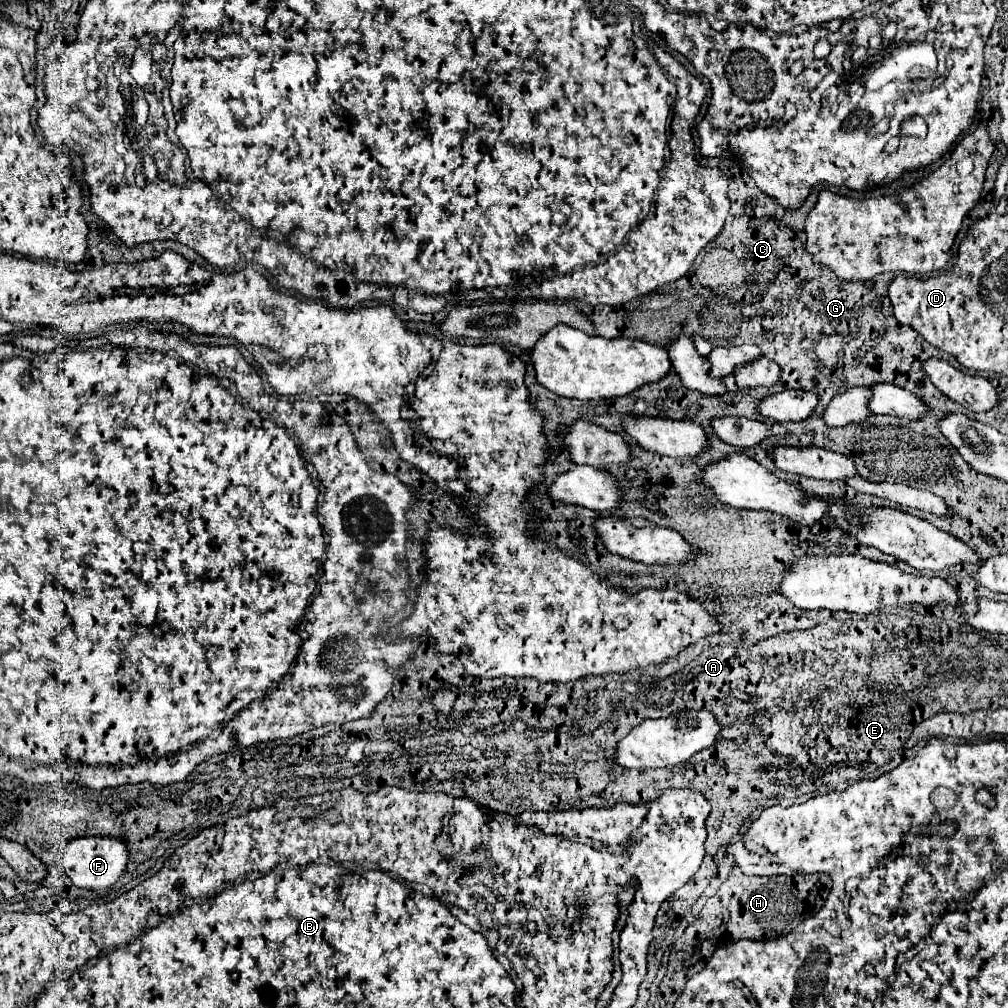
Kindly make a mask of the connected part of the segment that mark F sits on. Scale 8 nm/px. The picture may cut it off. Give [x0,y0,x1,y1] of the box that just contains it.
[66,836,128,890]

